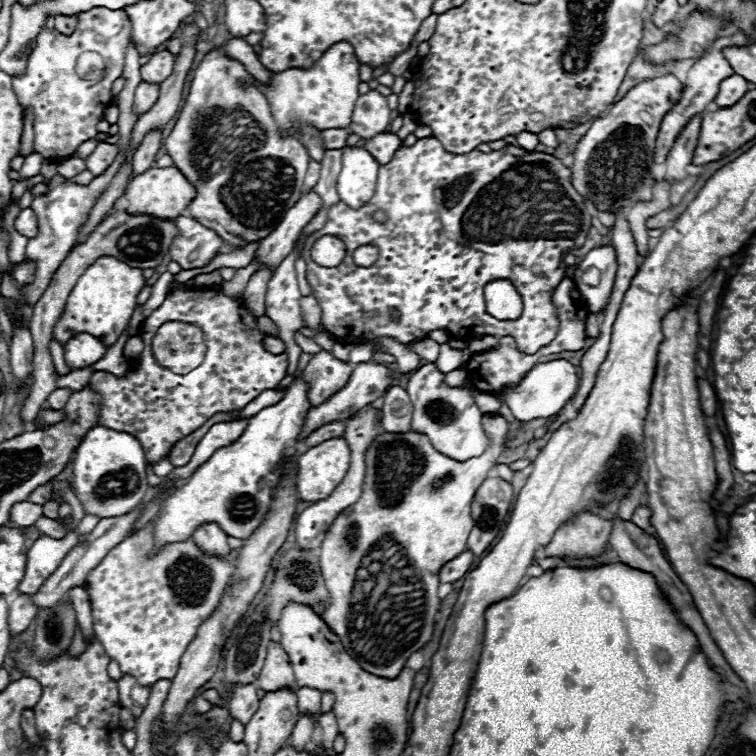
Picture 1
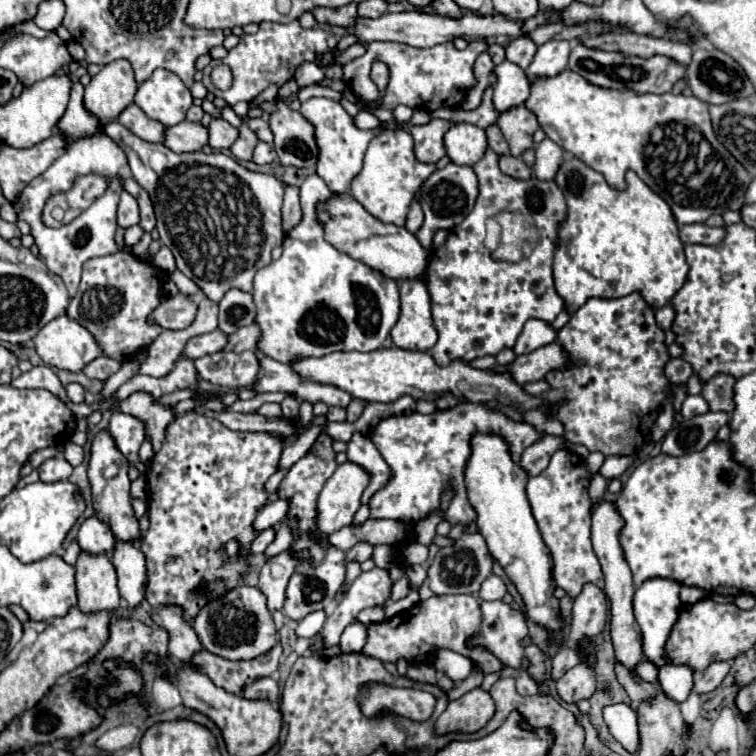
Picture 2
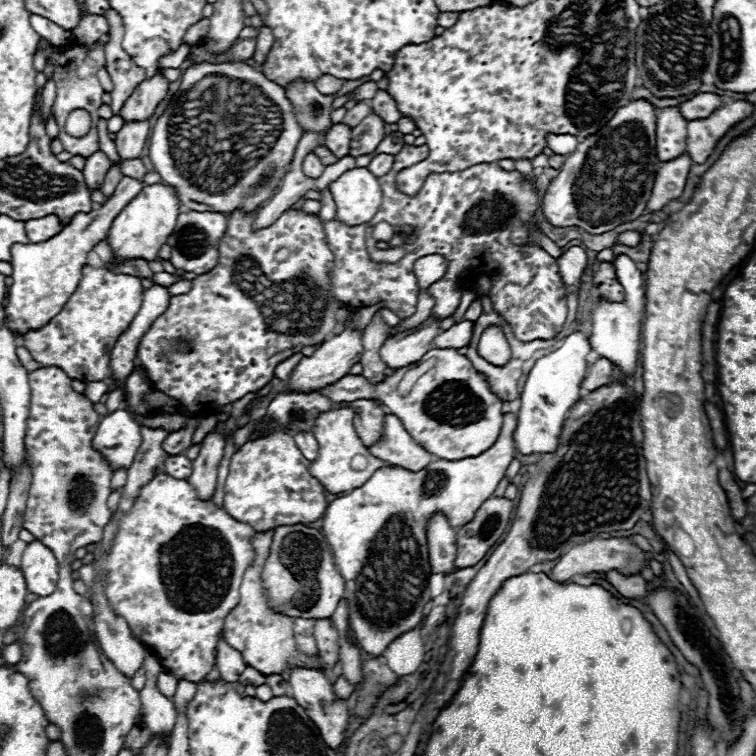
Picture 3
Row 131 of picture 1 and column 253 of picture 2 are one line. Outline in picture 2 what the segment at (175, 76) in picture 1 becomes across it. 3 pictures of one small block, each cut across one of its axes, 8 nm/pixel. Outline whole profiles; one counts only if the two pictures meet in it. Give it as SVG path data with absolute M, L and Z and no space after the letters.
M240 126L238 130L240 130L240 136L238 136L236 144L234 144L230 150L232 150L232 154L234 154L238 160L242 160L242 162L252 162L252 152L254 152L254 148L256 148L256 144L258 144L258 138L256 138L256 134L254 134L248 126Z

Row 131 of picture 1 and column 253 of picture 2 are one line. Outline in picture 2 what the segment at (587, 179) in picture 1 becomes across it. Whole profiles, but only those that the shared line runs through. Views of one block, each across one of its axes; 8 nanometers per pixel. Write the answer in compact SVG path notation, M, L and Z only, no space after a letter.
M246 584L234 588L232 592L228 592L228 596L206 604L192 622L192 626L204 650L228 660L252 660L270 652L278 644L272 612L266 608L264 594L258 588L250 588Z

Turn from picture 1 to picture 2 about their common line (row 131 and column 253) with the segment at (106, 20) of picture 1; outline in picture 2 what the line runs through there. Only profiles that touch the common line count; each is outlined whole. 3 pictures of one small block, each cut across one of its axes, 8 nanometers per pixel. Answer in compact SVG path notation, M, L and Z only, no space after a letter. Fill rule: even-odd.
M296 20L290 22L290 24L260 24L260 30L256 34L244 34L240 38L240 44L236 48L232 48L228 52L226 58L222 60L212 60L202 72L204 72L204 78L202 78L202 84L206 86L208 92L212 92L214 96L220 96L224 98L230 106L236 104L236 102L248 102L252 100L256 94L264 92L270 84L276 84L276 86L282 86L286 84L288 80L292 80L294 72L298 66L302 66L304 62L314 62L318 64L320 58L326 54L326 52L332 52L336 50L336 44L338 44L338 38L324 32L322 28L302 28ZM220 62L228 64L232 68L232 74L234 74L234 82L232 86L222 92L222 90L216 90L214 84L210 84L210 72L214 66L218 66Z

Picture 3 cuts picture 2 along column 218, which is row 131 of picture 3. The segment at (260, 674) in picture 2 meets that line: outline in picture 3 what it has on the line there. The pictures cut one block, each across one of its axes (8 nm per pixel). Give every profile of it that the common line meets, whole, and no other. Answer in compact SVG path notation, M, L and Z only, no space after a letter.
M680 106L660 110L656 120L656 156L660 162L674 160L686 152L686 126L688 120L682 118Z

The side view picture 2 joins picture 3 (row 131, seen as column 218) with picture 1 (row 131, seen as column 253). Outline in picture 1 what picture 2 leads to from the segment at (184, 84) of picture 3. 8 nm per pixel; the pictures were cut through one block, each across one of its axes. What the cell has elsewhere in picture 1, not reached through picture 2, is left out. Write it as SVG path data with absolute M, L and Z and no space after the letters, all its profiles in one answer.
M212 48L204 56L204 60L198 64L198 68L194 70L194 78L190 82L190 90L188 90L184 108L182 108L182 112L180 112L172 132L170 132L170 136L164 140L164 148L166 148L166 154L172 158L174 166L180 168L180 172L184 172L184 176L188 176L190 184L196 188L196 196L194 196L192 204L188 204L188 212L192 214L192 218L196 218L206 228L212 228L222 240L226 240L232 246L246 246L246 244L250 244L250 242L254 242L258 238L266 238L280 224L280 220L284 218L284 212L288 208L292 208L296 204L296 200L300 198L300 194L302 194L302 182L304 182L304 174L306 174L308 162L310 162L308 150L294 136L278 132L276 120L274 120L270 104L268 104L268 98L252 84L252 76L246 72L246 68L242 64L224 54L224 48Z

